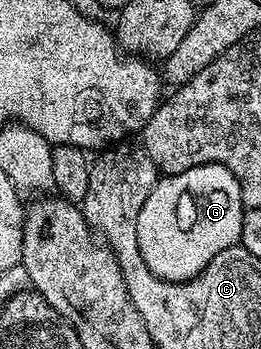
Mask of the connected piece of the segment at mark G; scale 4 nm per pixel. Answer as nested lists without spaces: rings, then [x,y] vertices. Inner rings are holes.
[[[203,164],[194,166],[185,172],[173,176],[161,175],[157,179],[154,190],[142,202],[142,210],[138,210],[136,219],[136,241],[142,250],[142,258],[146,258],[146,266],[163,280],[182,282],[194,277],[222,250],[230,250],[241,243],[240,235],[244,229],[244,207],[242,206],[242,190],[238,186],[238,178],[226,170],[224,164]]]

